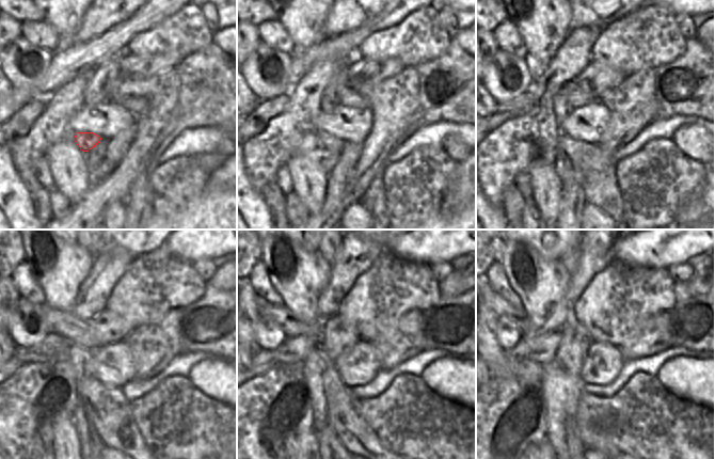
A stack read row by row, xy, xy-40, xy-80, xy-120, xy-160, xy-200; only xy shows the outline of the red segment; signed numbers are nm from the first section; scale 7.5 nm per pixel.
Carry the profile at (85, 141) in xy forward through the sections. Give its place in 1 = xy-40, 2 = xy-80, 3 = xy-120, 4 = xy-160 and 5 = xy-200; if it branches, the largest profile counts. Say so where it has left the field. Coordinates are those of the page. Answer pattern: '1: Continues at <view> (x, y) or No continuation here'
1: Continues at xy-40 (328, 142)
2: Continues at xy-80 (596, 175)
3: Continues at xy-120 (109, 411)
4: Continues at xy-160 (344, 411)
5: Continues at xy-200 (591, 439)

